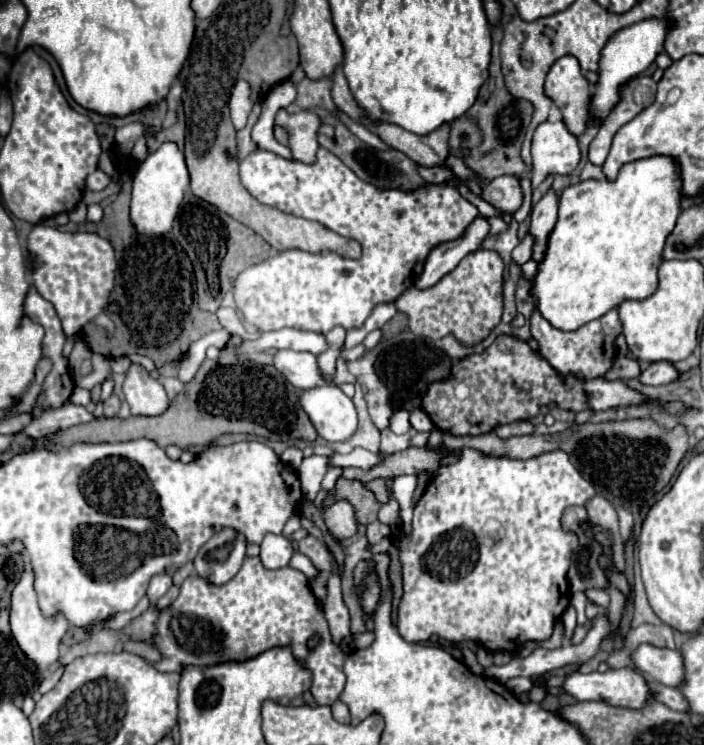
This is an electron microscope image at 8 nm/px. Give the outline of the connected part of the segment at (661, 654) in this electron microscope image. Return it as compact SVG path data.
M640 645L632 659L636 671L666 687L678 689L680 681L684 681L684 657L680 657L680 651Z

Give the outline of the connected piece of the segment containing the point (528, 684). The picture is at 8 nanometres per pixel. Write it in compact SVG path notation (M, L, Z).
M516 677L506 682L506 688L514 695L520 695L528 692L532 688L532 682L529 678Z

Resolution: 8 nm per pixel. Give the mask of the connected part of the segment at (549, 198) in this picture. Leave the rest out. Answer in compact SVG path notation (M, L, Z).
M548 189L546 195L532 209L530 233L536 237L534 253L532 253L534 261L542 261L542 255L546 249L546 239L556 223L556 213L558 213L558 195L554 193L554 189Z

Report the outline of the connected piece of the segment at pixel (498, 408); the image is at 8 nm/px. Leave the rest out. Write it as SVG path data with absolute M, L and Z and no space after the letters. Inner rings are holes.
M498 335L484 353L472 353L462 357L450 369L450 377L428 385L422 397L422 409L430 415L432 423L452 435L482 435L496 429L496 425L532 419L540 413L542 405L556 403L560 409L574 413L584 409L606 411L612 407L640 403L644 397L624 385L624 381L608 381L604 377L578 379L576 375L560 375L538 351L512 335ZM458 383L468 385L468 397L462 401L454 395Z

